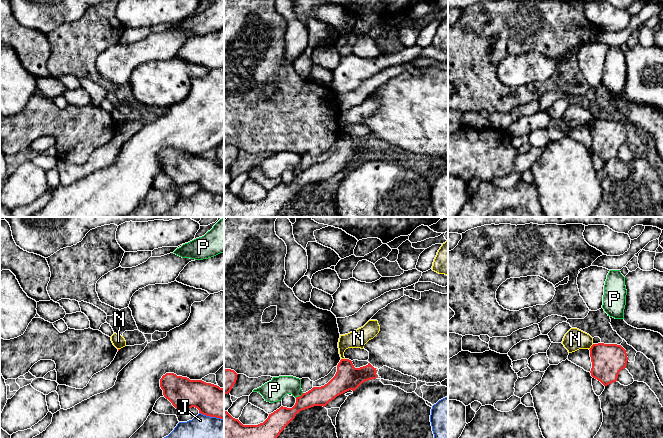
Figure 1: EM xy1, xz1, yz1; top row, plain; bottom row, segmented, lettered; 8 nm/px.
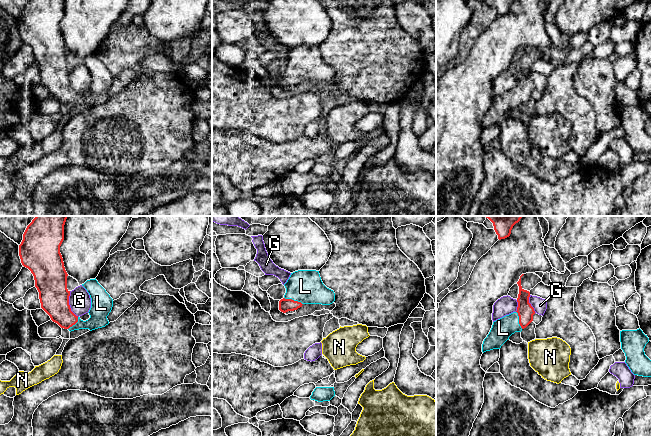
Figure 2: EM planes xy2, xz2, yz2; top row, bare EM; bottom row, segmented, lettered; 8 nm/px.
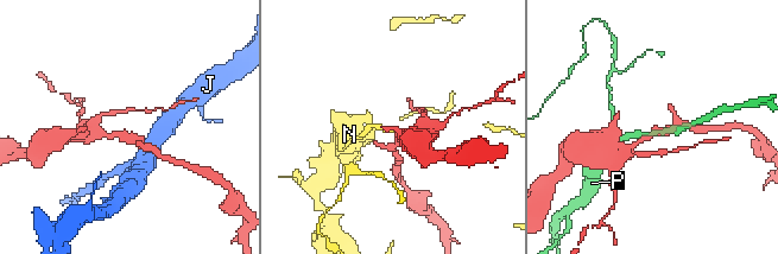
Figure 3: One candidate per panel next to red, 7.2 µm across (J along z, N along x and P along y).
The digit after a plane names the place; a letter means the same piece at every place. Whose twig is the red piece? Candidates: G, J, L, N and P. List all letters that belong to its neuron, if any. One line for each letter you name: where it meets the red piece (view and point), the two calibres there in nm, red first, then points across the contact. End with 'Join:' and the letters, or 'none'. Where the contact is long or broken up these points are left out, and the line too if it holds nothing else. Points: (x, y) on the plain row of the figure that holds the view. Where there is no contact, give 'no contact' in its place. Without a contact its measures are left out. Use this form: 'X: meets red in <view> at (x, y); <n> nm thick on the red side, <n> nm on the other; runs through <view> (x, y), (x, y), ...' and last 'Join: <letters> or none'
L: meets red in xz2 at (293, 76); 110 nm thick on the red side, 260 nm on the other; runs through xz2 (285, 81), (293, 76), (305, 62)
Join: L

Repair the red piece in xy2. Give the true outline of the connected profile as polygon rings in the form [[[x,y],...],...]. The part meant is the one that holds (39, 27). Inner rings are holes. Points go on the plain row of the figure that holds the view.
[[[29,0],[19,21],[21,39],[33,50],[41,84],[53,98],[70,108],[105,103],[109,100],[107,92],[112,86],[113,75],[96,54],[82,60],[91,74],[88,88],[90,94],[83,97],[71,87],[70,67],[67,65],[68,50],[60,29],[64,1]]]

